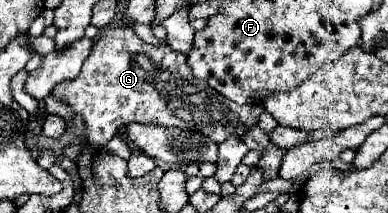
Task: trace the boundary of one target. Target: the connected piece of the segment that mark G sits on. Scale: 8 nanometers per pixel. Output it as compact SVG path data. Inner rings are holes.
M106 28L94 48L92 56L84 62L80 74L74 80L66 80L62 84L56 84L52 92L58 100L66 100L78 116L82 116L86 126L86 140L92 146L104 146L124 124L130 124L132 120L140 120L142 124L160 124L160 126L176 126L182 130L194 130L204 136L210 136L216 144L224 142L228 136L242 138L244 132L258 124L258 116L264 112L260 104L240 106L208 84L204 80L192 76L192 70L186 62L186 56L180 52L174 52L170 46L152 46L142 42L132 28Z

